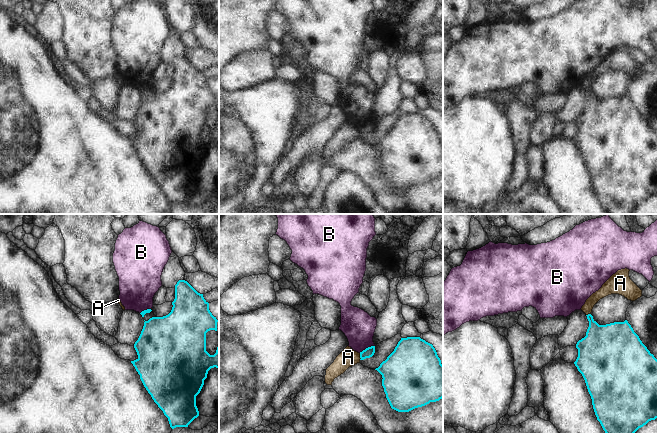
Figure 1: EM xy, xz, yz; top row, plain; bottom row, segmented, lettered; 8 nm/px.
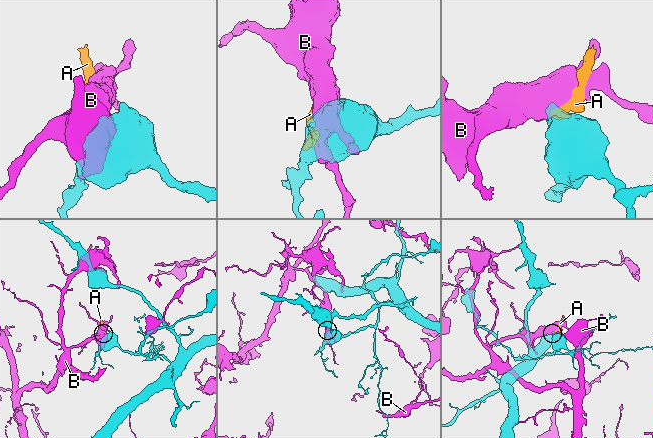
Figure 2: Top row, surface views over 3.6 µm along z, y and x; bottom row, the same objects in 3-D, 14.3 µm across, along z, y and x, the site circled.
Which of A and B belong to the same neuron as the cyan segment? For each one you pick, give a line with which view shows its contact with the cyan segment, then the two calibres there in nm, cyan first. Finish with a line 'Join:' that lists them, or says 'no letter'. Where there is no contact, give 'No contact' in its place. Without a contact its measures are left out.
Join: no letter

